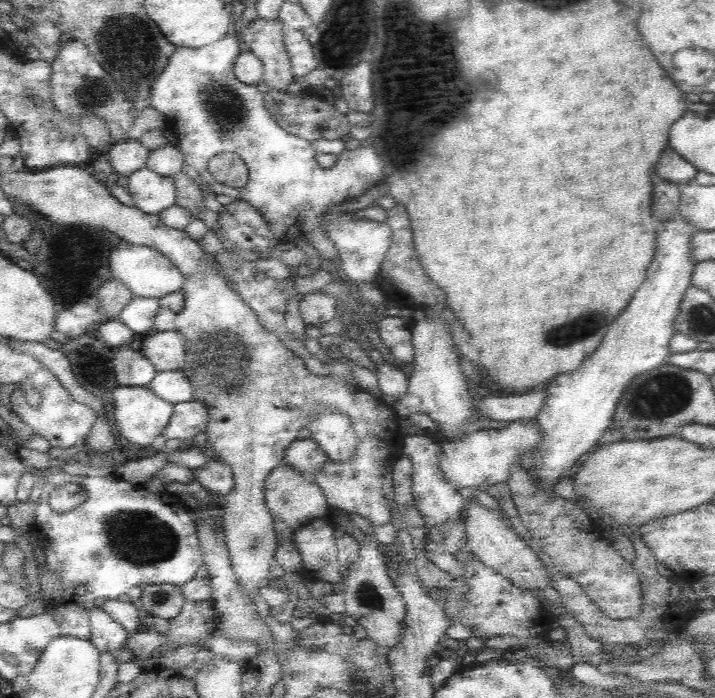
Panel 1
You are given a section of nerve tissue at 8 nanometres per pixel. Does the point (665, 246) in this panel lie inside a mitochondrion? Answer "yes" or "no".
no

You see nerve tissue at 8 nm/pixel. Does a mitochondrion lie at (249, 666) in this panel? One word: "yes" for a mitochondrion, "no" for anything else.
no

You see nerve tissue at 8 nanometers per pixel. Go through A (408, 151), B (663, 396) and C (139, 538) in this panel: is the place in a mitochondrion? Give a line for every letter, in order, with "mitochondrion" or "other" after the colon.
A: other
B: mitochondrion
C: mitochondrion

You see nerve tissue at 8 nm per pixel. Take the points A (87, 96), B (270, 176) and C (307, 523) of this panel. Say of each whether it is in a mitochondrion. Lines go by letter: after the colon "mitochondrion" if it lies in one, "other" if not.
A: mitochondrion
B: other
C: other

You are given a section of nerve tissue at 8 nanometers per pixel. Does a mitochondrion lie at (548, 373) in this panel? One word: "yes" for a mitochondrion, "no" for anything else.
no

